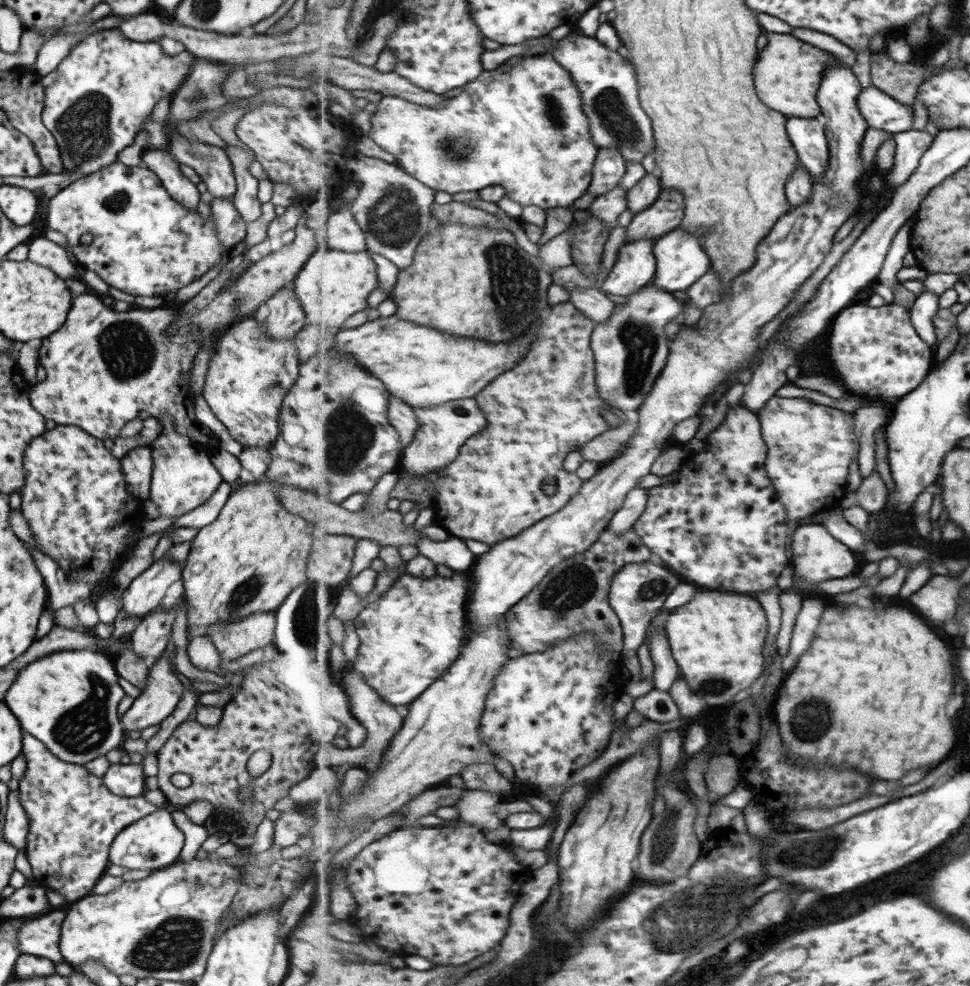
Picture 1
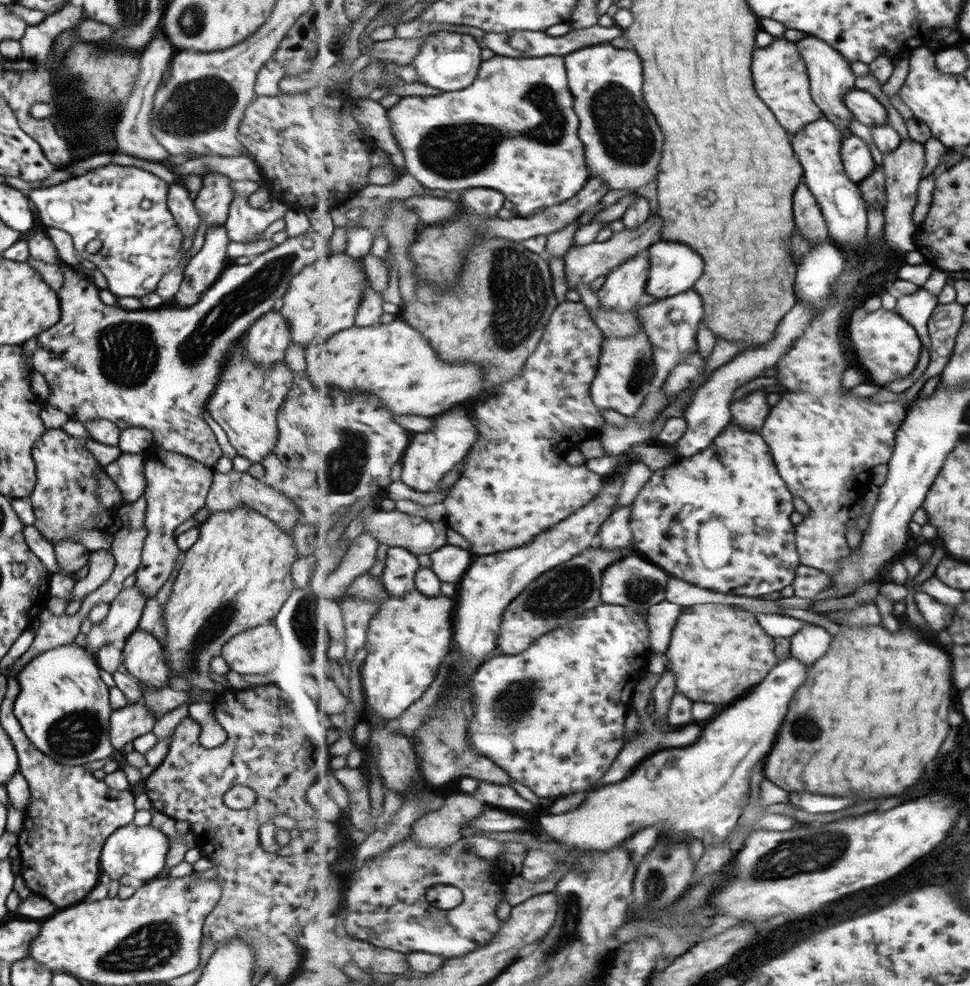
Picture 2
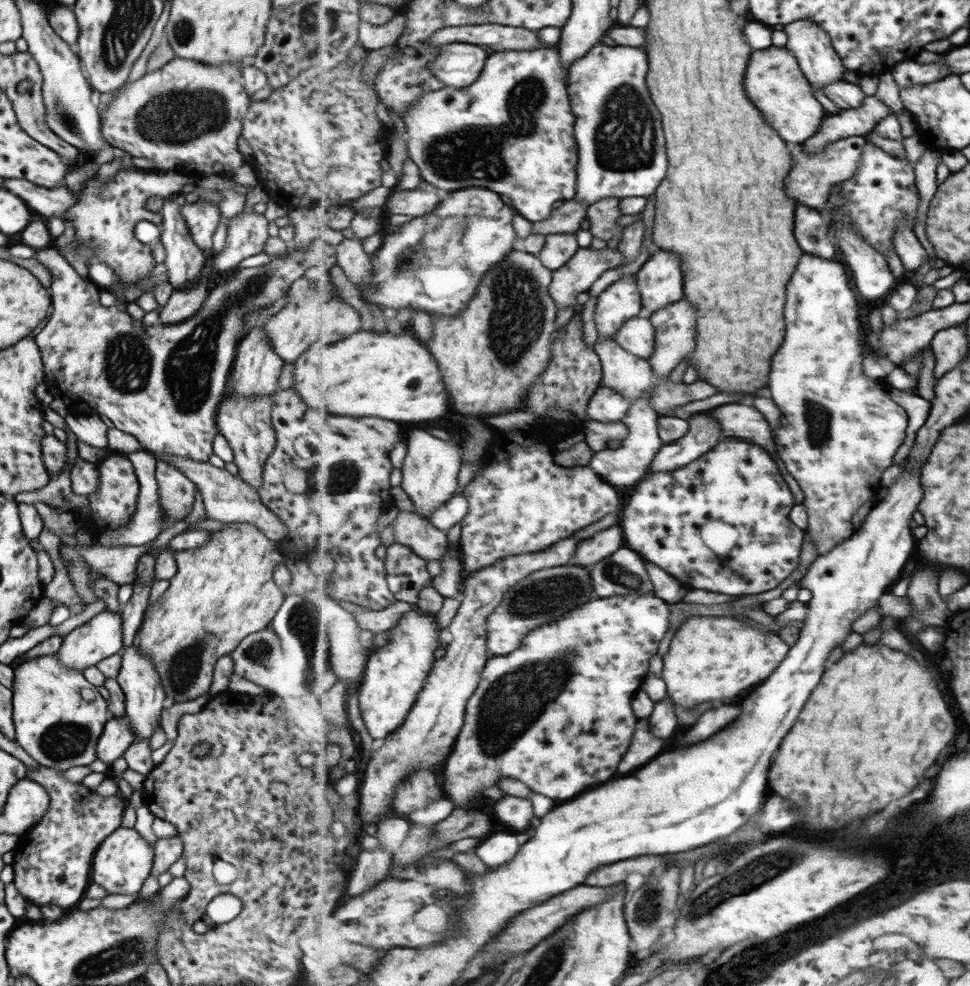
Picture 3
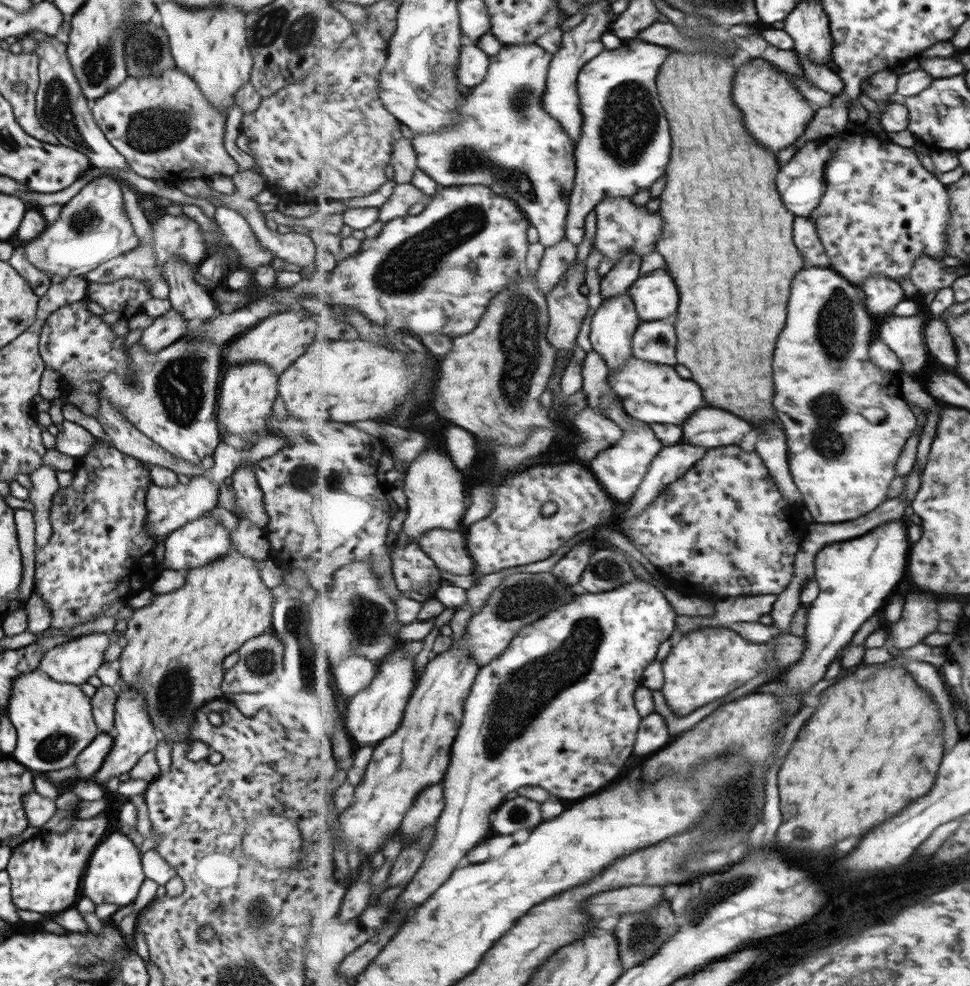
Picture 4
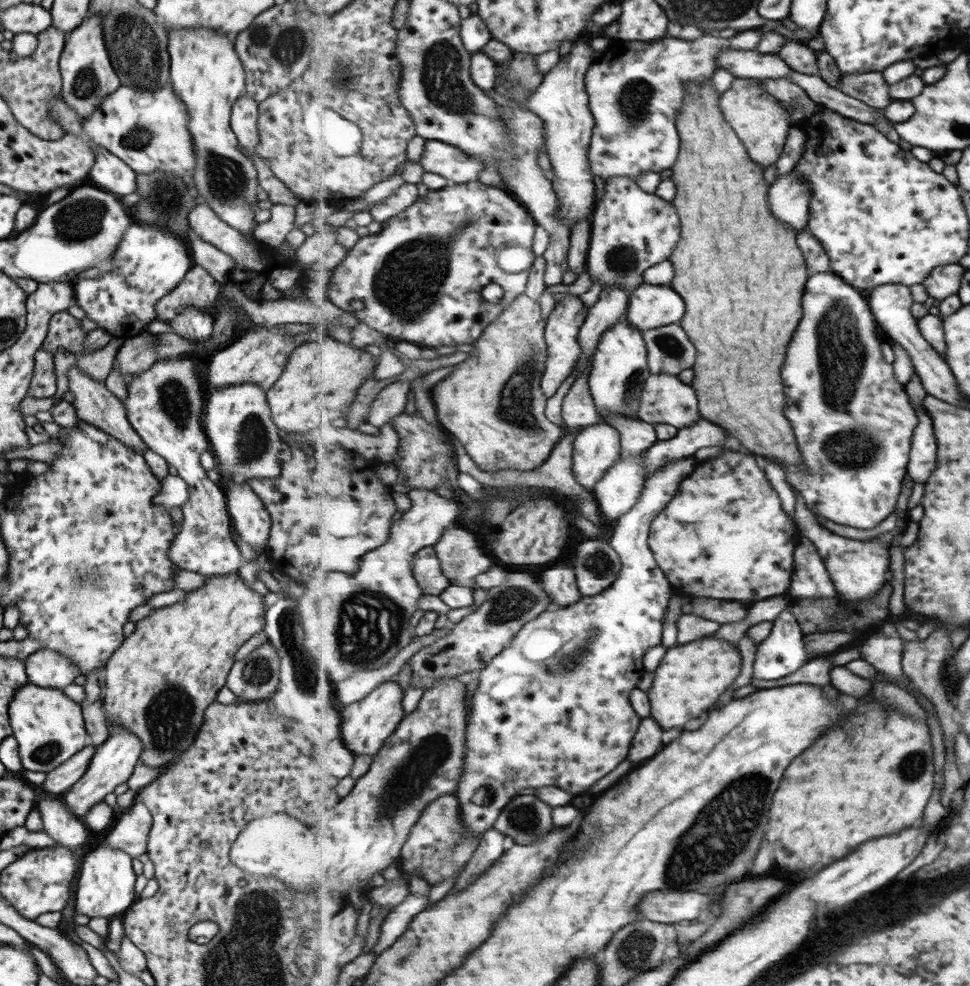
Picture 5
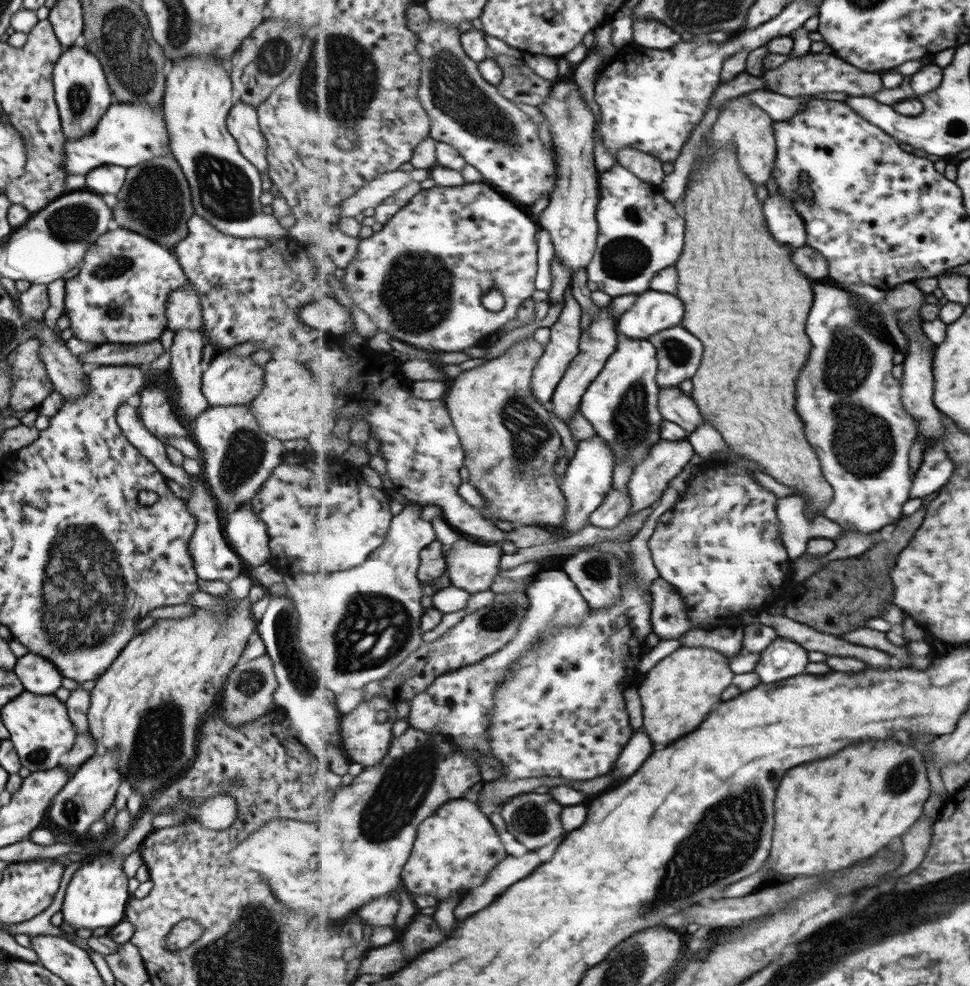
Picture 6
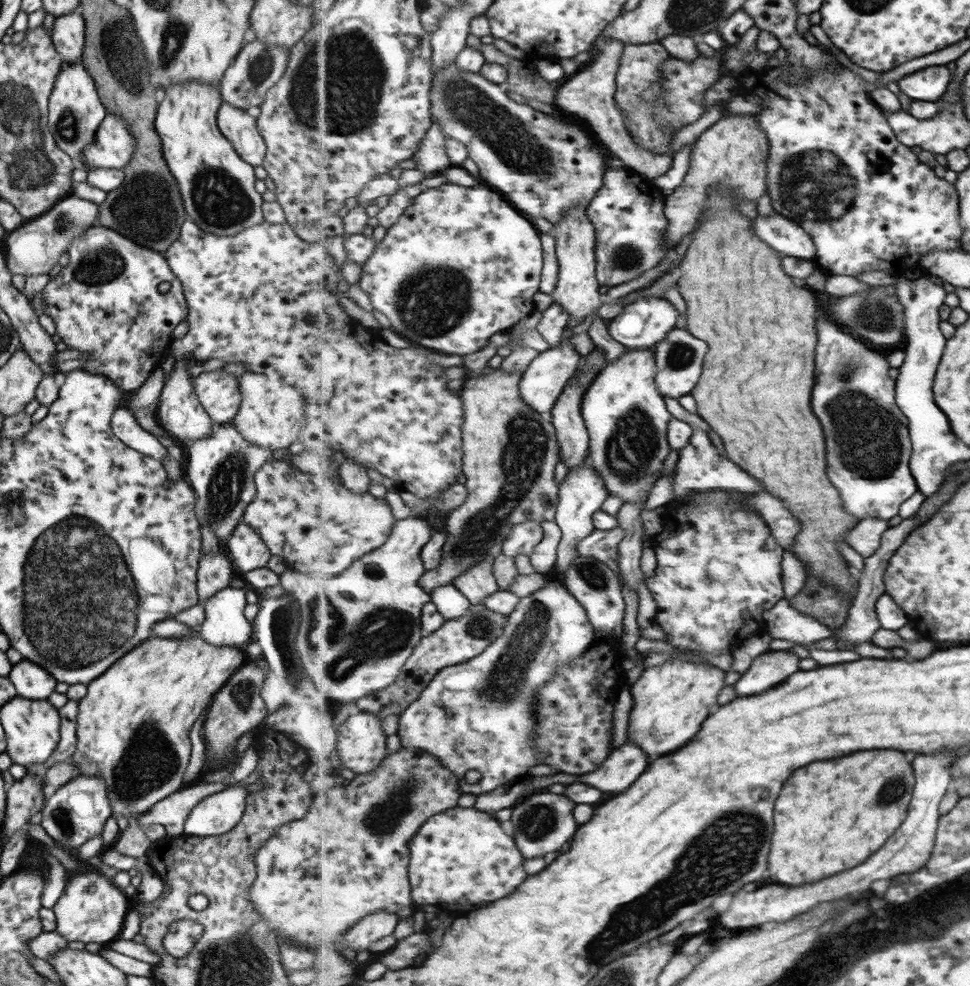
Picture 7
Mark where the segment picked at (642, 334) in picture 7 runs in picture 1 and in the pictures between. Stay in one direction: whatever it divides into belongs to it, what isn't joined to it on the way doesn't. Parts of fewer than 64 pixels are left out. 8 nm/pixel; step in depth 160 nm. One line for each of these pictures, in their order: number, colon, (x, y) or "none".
1: (681, 259)
2: (675, 267)
3: (661, 279)
4: (656, 295)
5: (651, 306)
6: (654, 311)

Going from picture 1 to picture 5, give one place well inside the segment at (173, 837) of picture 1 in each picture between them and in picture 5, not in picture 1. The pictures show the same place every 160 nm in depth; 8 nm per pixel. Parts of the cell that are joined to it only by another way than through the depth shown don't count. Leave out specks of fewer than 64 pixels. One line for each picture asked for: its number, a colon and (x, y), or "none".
2: (139, 851)
3: (123, 860)
4: (113, 874)
5: (104, 887)

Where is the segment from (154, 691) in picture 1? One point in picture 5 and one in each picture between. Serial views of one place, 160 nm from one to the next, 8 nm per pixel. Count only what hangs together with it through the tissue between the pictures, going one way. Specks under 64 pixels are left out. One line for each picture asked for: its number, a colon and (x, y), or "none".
2: (135, 719)
3: (116, 736)
4: (88, 761)
5: (57, 781)

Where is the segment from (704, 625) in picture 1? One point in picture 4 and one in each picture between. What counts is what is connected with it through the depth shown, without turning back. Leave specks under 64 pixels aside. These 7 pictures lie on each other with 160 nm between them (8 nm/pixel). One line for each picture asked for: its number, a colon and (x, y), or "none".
2: (718, 652)
3: (744, 656)
4: (706, 665)

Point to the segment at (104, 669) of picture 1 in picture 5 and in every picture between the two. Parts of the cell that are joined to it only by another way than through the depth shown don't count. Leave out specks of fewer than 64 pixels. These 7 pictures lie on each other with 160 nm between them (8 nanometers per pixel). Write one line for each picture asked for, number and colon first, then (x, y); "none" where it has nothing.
2: (62, 706)
3: (58, 716)
4: (53, 720)
5: (48, 727)

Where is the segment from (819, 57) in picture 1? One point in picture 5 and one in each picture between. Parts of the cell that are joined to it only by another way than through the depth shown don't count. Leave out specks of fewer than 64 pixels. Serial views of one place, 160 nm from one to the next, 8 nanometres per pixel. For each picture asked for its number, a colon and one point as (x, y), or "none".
2: (781, 74)
3: (776, 83)
4: (778, 114)
5: (762, 120)

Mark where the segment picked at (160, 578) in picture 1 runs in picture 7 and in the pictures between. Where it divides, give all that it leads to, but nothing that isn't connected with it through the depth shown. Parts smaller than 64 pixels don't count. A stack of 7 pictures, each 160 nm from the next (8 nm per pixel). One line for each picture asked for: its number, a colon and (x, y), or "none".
2: (124, 612)
3: (99, 637)
4: (75, 660)
5: (46, 668)
6: (37, 675)
7: (31, 682)

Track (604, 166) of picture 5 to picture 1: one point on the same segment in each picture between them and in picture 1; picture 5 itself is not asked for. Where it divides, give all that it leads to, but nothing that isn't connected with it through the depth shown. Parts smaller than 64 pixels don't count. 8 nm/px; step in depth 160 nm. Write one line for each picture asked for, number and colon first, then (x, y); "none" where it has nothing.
1: (608, 83)
2: (623, 143)
3: (618, 128)
4: (625, 148)

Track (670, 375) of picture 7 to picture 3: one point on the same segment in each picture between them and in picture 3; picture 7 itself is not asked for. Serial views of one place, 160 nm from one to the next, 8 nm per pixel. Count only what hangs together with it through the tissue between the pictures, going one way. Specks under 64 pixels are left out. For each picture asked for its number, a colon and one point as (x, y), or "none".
3: (638, 336)
4: (656, 341)
5: (670, 351)
6: (680, 353)

